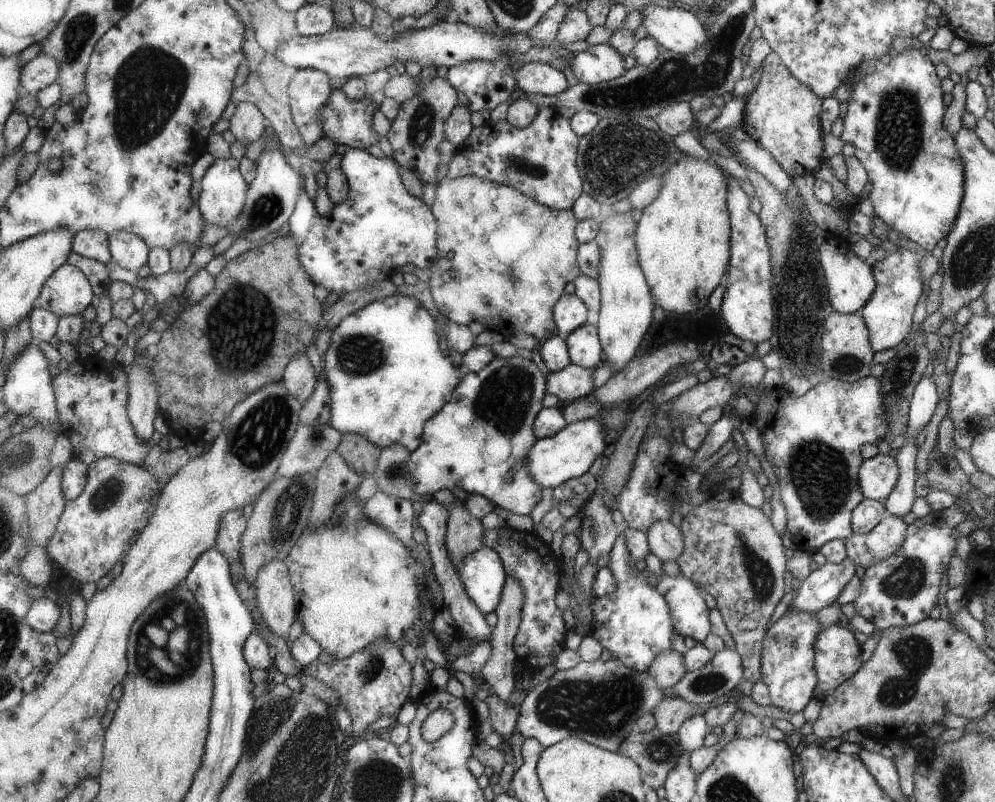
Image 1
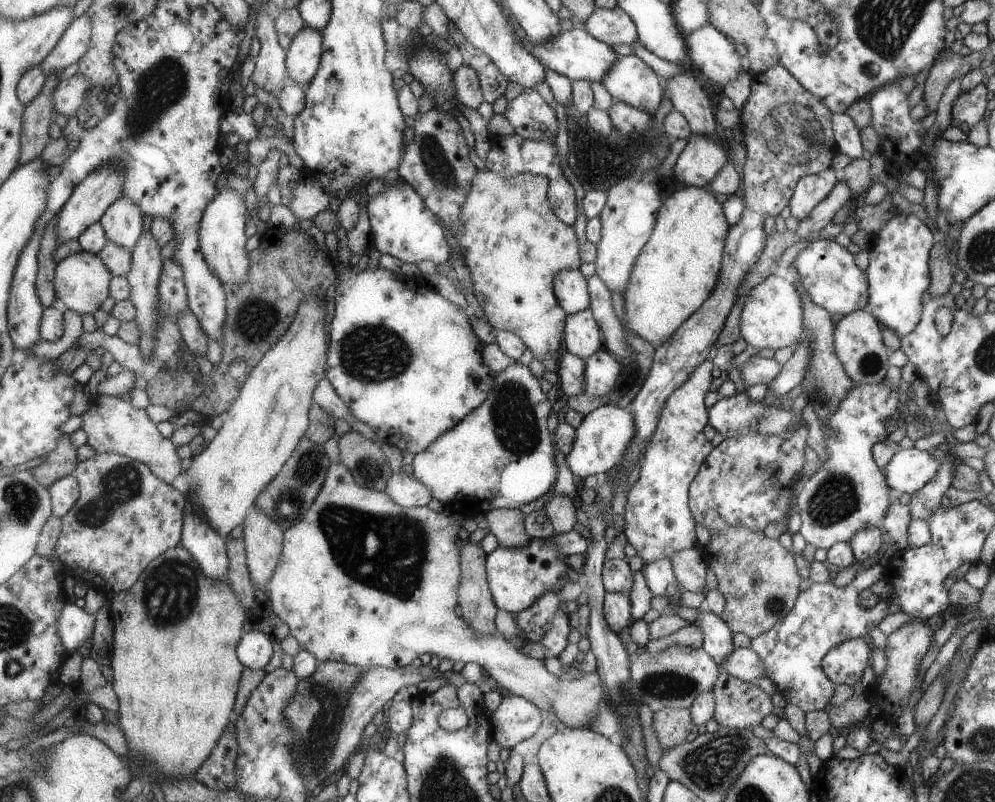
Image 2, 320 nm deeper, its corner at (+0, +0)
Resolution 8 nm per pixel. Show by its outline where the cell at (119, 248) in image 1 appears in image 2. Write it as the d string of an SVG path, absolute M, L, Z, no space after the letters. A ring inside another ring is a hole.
M122 195L106 210L100 221L104 224L109 240L133 252L143 234L143 215L144 212L135 201Z

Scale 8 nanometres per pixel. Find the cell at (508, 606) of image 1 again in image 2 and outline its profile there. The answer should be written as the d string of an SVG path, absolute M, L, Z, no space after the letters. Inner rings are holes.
M518 508L491 509L483 514L488 530L499 546L512 549L525 546L529 538L524 529L524 514Z

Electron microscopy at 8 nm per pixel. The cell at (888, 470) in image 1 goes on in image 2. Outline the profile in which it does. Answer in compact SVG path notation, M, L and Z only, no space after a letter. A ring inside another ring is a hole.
M899 449L882 468L886 483L895 494L919 490L937 472L940 462L925 449Z

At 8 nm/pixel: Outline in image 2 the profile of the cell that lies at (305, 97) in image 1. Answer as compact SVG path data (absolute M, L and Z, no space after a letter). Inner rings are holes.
M306 24L295 33L284 56L287 83L309 83L318 70L321 56L322 33Z

